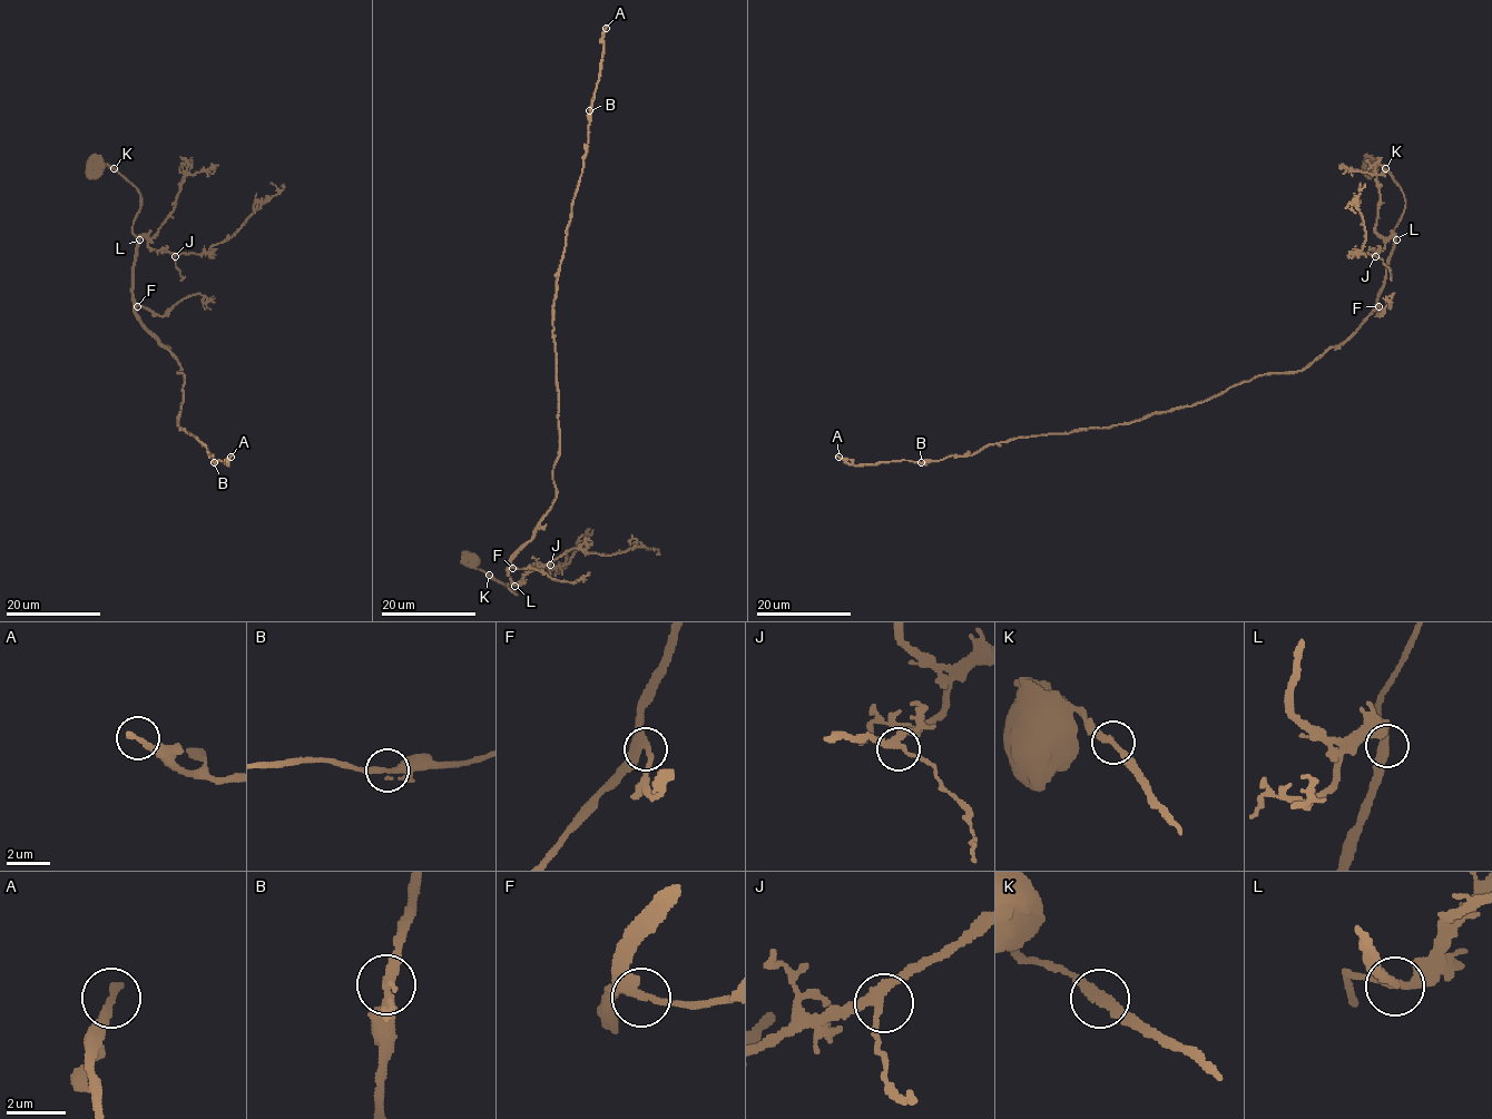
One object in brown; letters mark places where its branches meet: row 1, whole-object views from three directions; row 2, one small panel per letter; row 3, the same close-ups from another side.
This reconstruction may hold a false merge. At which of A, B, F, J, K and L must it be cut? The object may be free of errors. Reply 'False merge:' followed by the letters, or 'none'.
False merge: none

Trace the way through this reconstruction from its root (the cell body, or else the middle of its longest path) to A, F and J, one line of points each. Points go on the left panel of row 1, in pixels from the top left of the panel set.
A: (94, 167), (113, 167), (139, 194), (134, 313), (180, 364), (178, 424), (215, 462), (227, 464), (231, 457)
F: (94, 167), (113, 167), (139, 194), (139, 212), (133, 225), (133, 233), (137, 238), (133, 300), (137, 306)
J: (94, 167), (113, 167), (136, 188), (139, 212), (133, 232), (144, 236), (150, 247), (175, 256)

